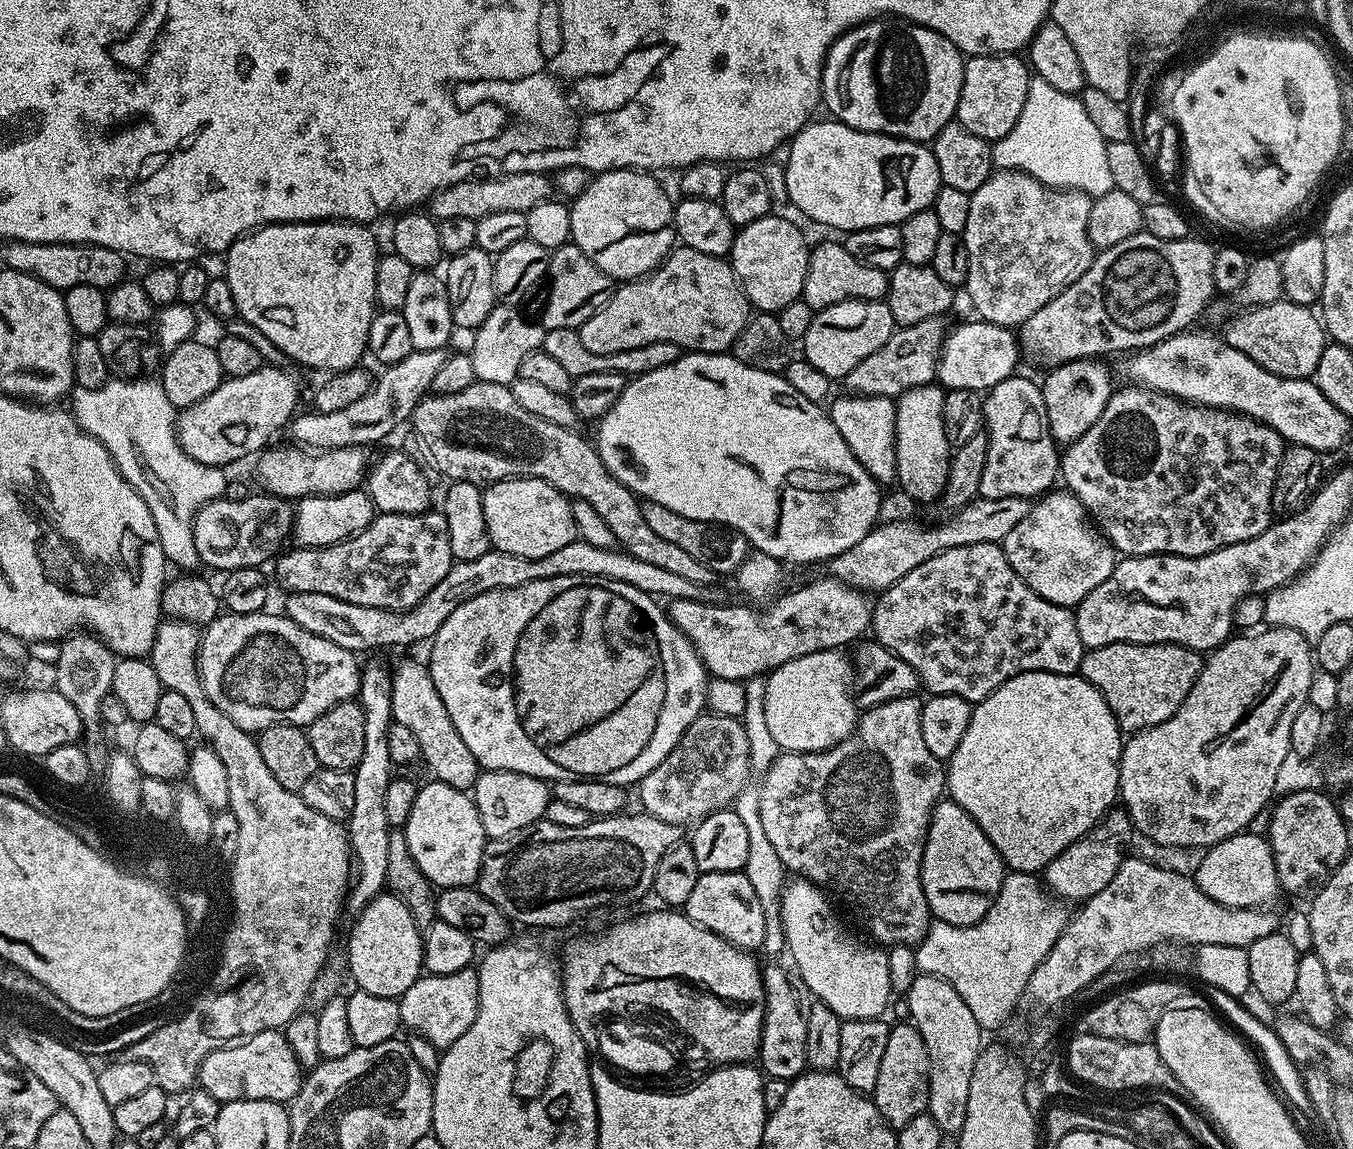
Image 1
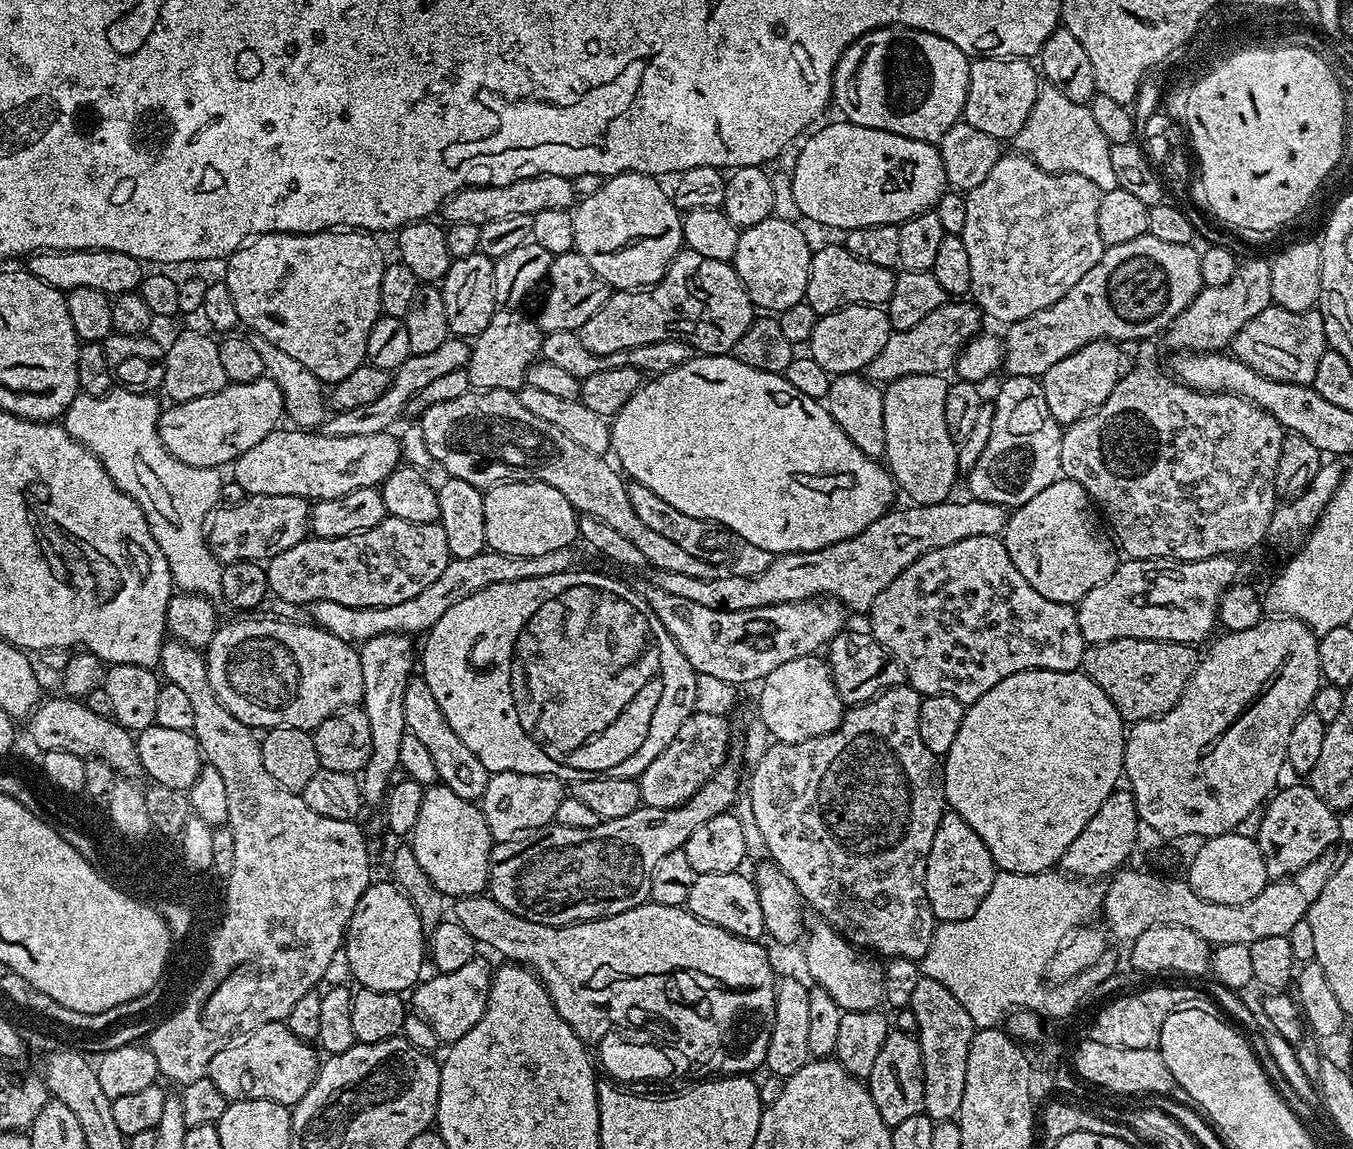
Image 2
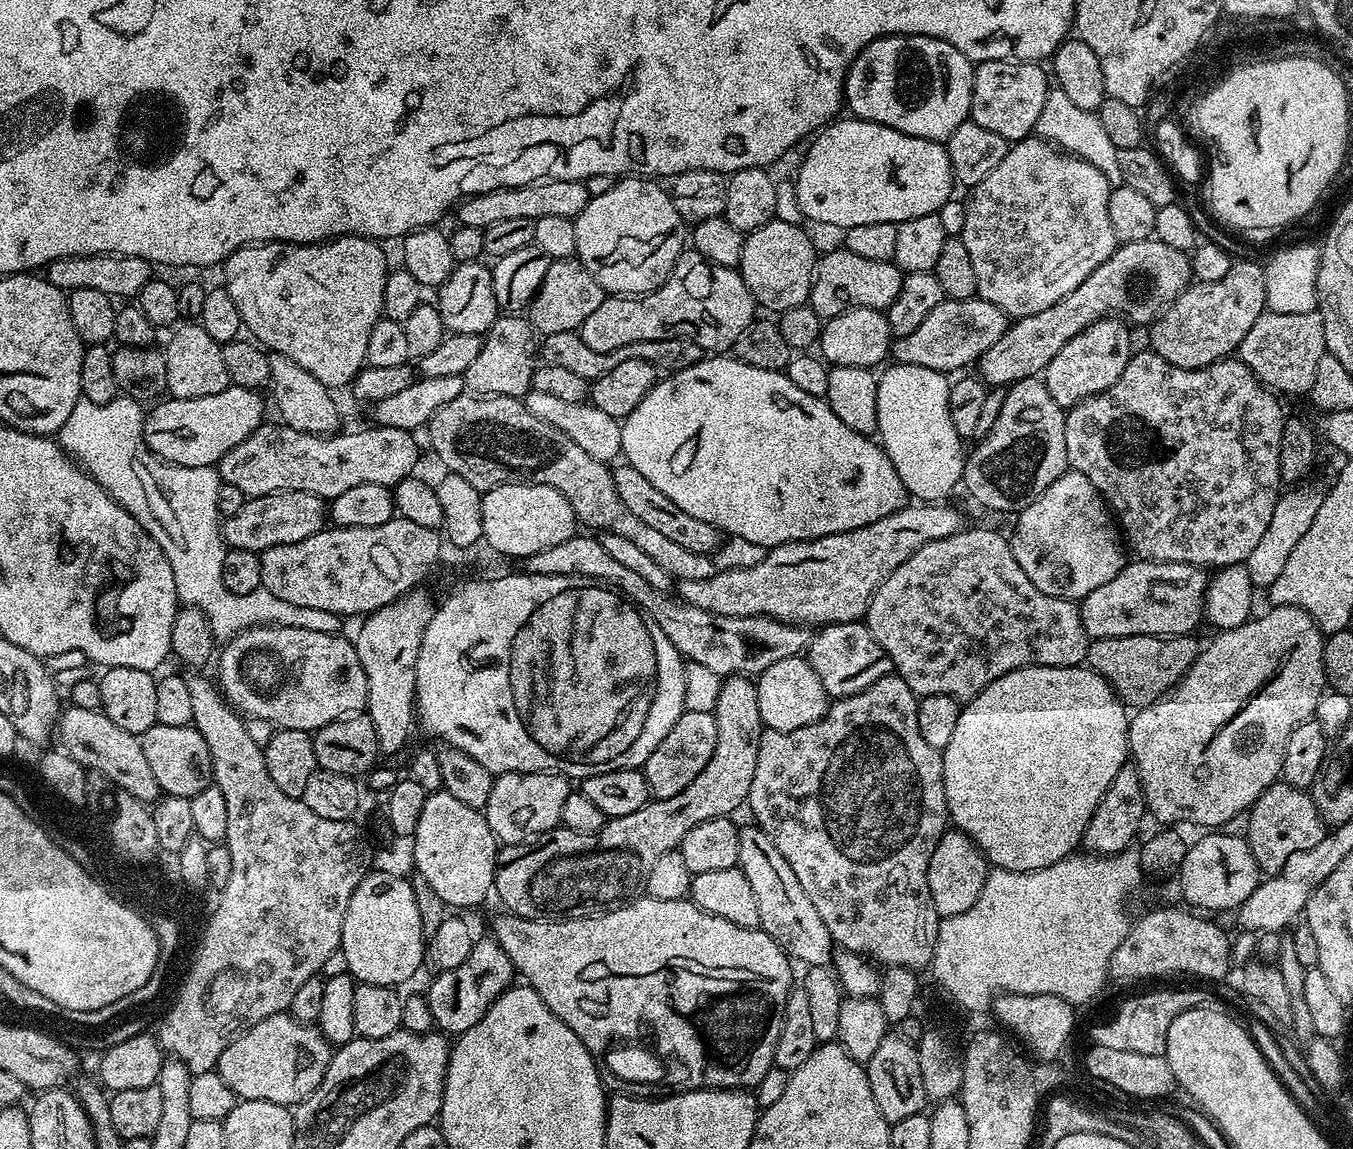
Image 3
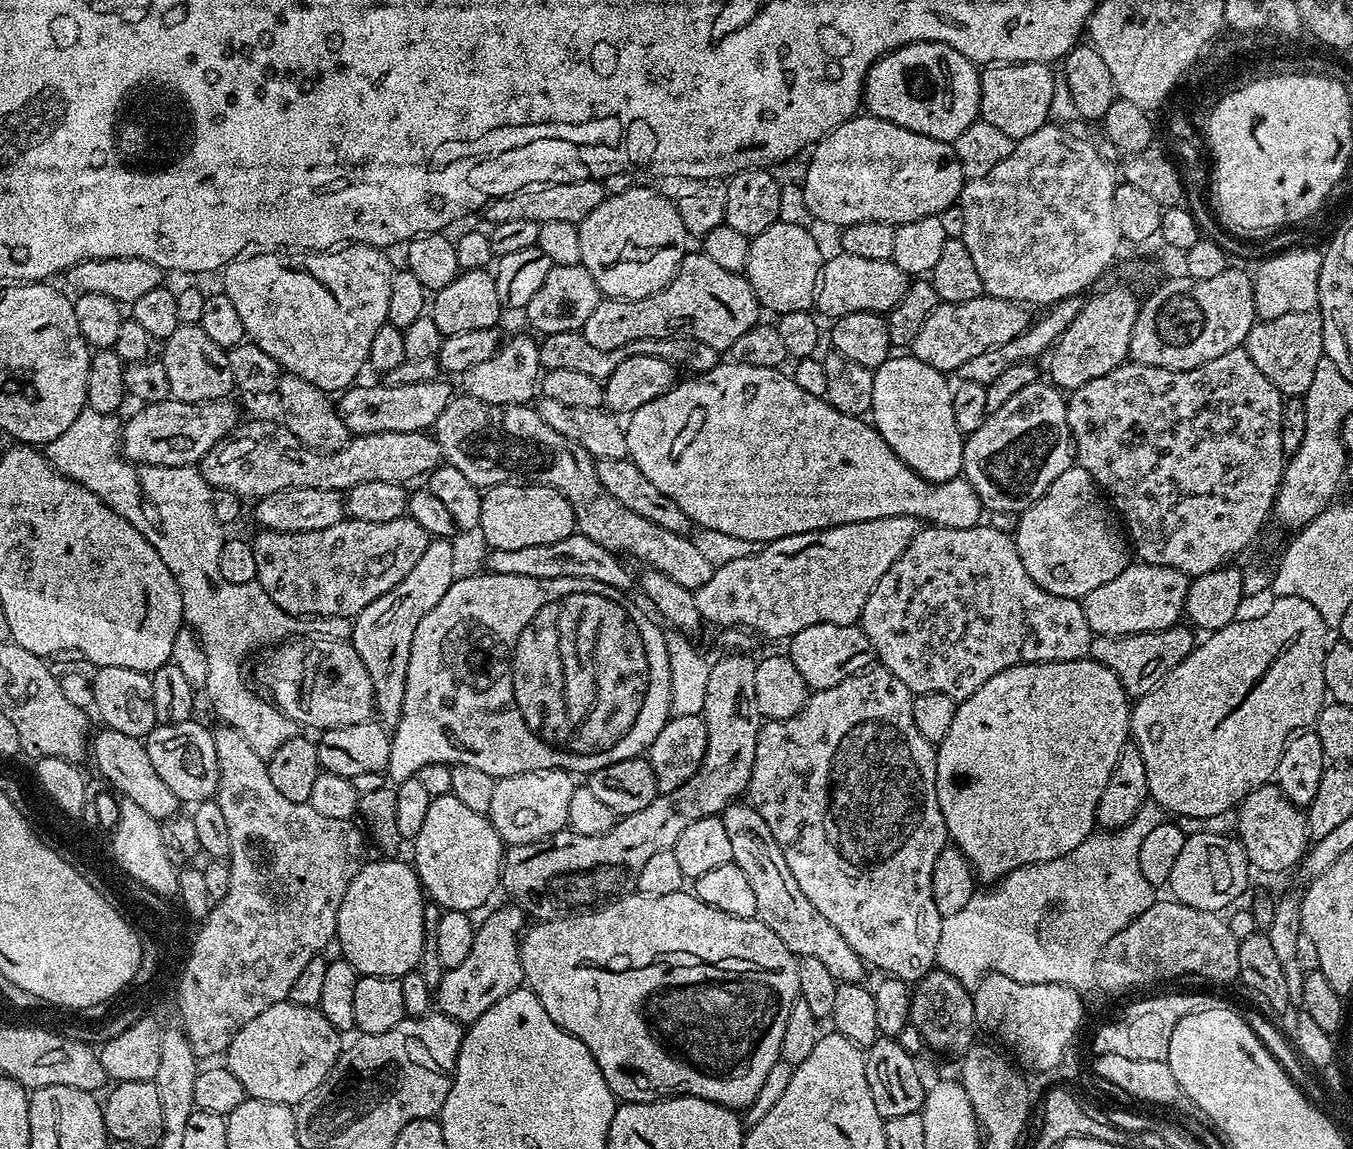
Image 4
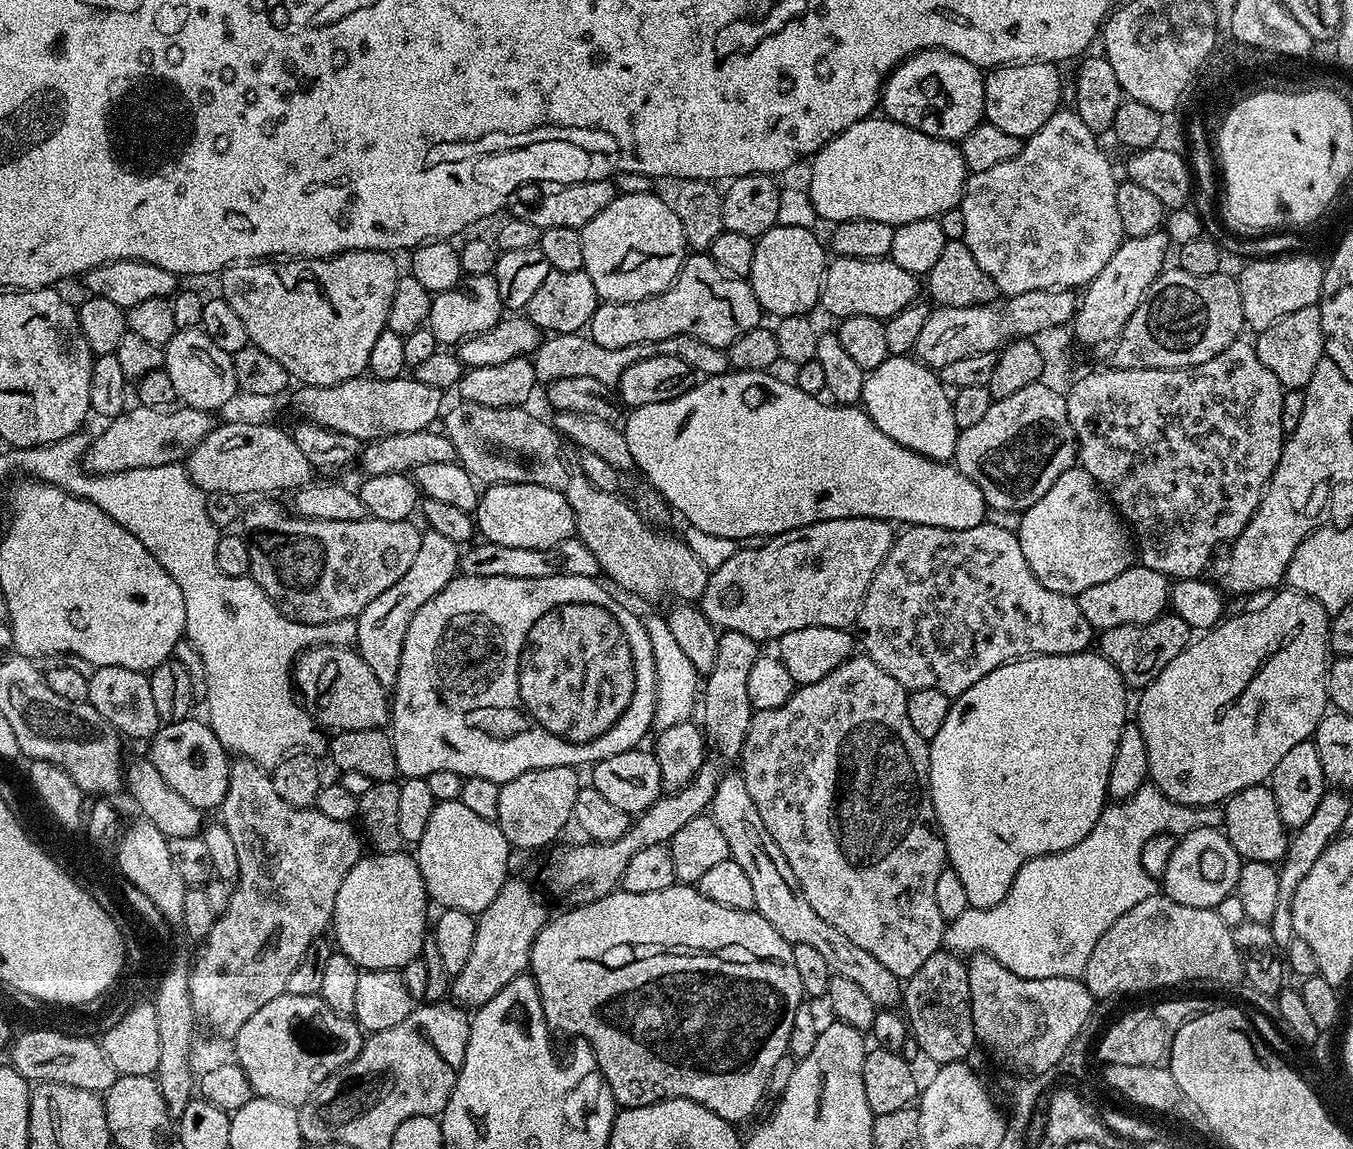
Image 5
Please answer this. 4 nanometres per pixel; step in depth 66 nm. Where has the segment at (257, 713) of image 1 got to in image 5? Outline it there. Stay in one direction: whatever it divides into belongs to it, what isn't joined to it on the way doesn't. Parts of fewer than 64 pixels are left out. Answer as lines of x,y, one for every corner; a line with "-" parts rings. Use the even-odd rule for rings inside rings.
321,644
300,653
294,664
294,688
312,719
321,729
383,729
390,720
389,689
374,678
360,653
348,646

